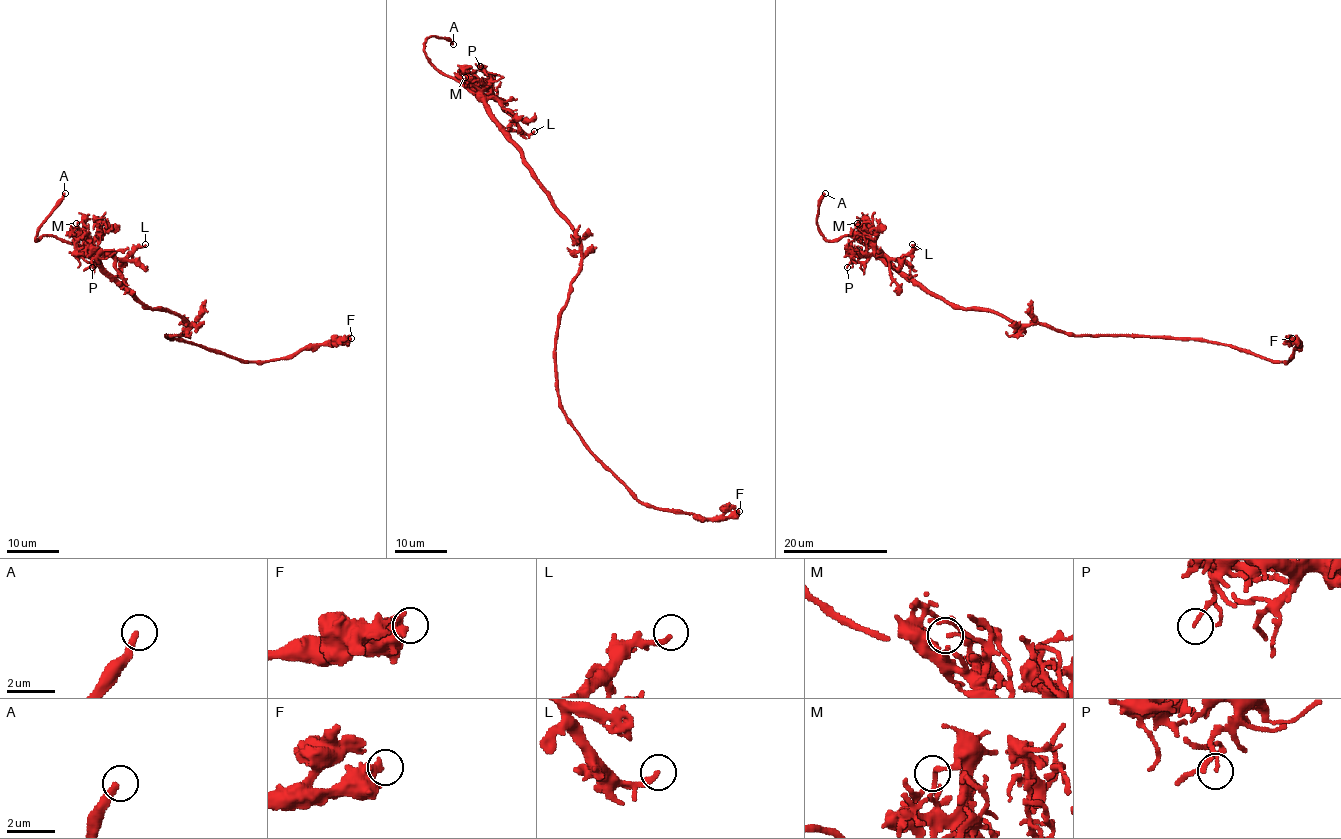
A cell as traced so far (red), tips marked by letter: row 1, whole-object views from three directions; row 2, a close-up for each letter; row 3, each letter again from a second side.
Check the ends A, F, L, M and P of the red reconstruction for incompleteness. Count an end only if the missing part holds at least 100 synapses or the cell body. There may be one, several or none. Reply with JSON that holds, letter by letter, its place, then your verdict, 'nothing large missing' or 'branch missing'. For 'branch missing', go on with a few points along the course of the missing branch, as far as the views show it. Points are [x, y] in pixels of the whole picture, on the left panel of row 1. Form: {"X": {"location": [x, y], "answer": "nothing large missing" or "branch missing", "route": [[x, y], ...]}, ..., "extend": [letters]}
{"A": {"location": [65, 193], "answer": "branch missing", "route": [[65, 193], [69, 176], [115, 137], [123, 118], [161, 60], [175, 28]]}, "F": {"location": [351, 338], "answer": "nothing large missing"}, "L": {"location": [145, 244], "answer": "nothing large missing"}, "M": {"location": [76, 223], "answer": "nothing large missing"}, "P": {"location": [92, 267], "answer": "nothing large missing"}, "extend": ["A"]}

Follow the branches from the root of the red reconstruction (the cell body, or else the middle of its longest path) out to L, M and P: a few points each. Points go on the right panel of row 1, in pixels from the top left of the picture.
L: (1055, 330), (1016, 323), (984, 309), (956, 308), (929, 293), (903, 260), (912, 244)
M: (1055, 330), (1038, 323), (1016, 323), (984, 309), (956, 308), (941, 296), (928, 293), (891, 264), (857, 223)
P: (1055, 330), (1016, 323), (984, 309), (956, 308), (873, 254), (856, 253), (847, 267)

